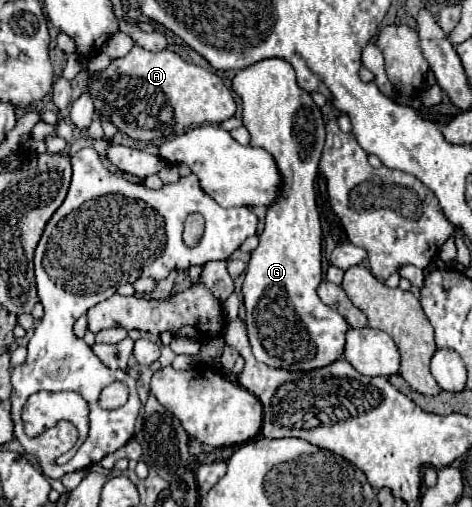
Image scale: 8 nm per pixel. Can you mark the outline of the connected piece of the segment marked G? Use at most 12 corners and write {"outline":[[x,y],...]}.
{"outline":[[287,61],[233,79],[281,187],[251,253],[255,359],[343,359],[323,281],[315,177],[325,125]]}

